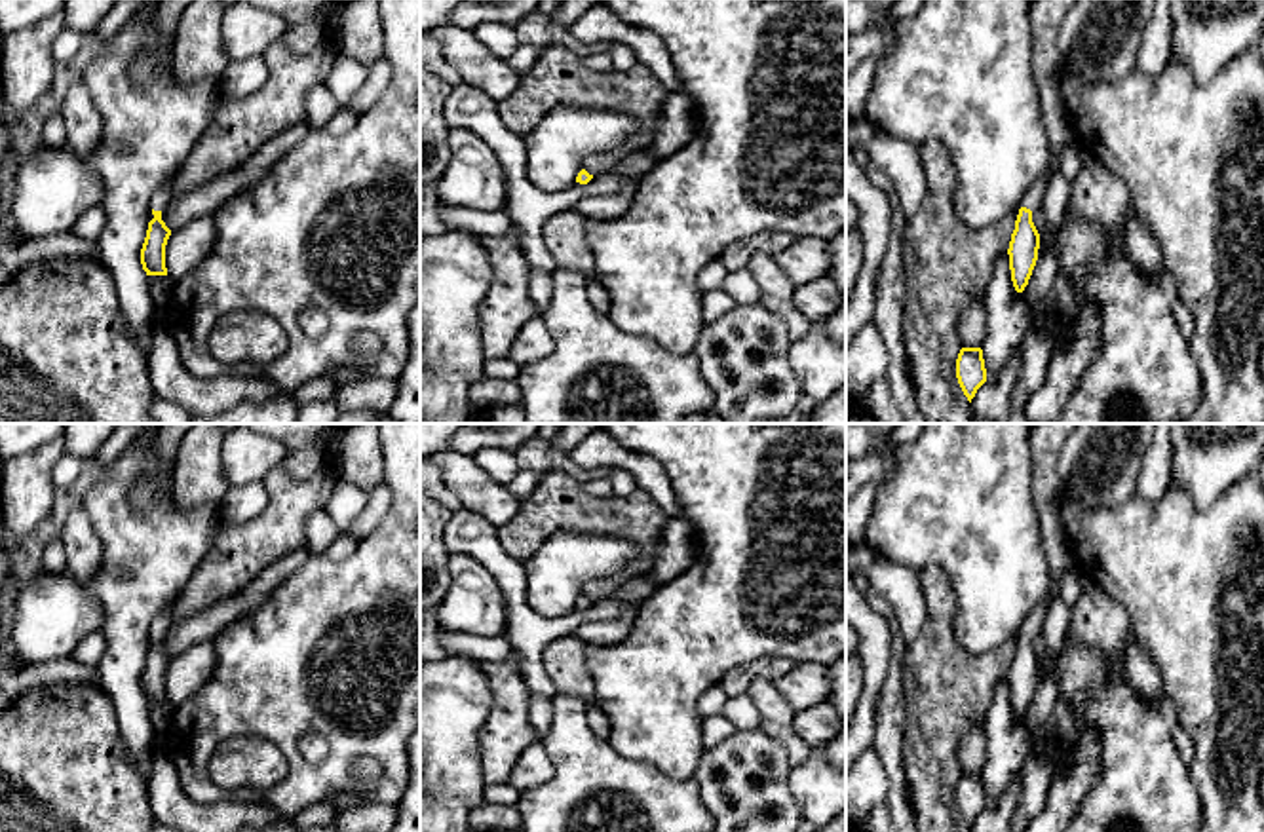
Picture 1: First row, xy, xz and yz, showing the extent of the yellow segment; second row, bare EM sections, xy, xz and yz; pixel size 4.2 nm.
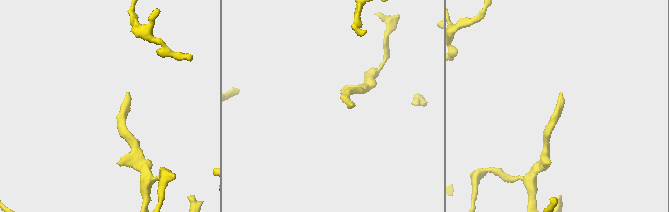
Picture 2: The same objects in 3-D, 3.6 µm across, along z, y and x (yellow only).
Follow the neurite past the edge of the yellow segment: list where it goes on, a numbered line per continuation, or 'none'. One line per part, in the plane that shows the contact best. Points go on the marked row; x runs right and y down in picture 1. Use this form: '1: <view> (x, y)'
1: yz (1046, 16)

